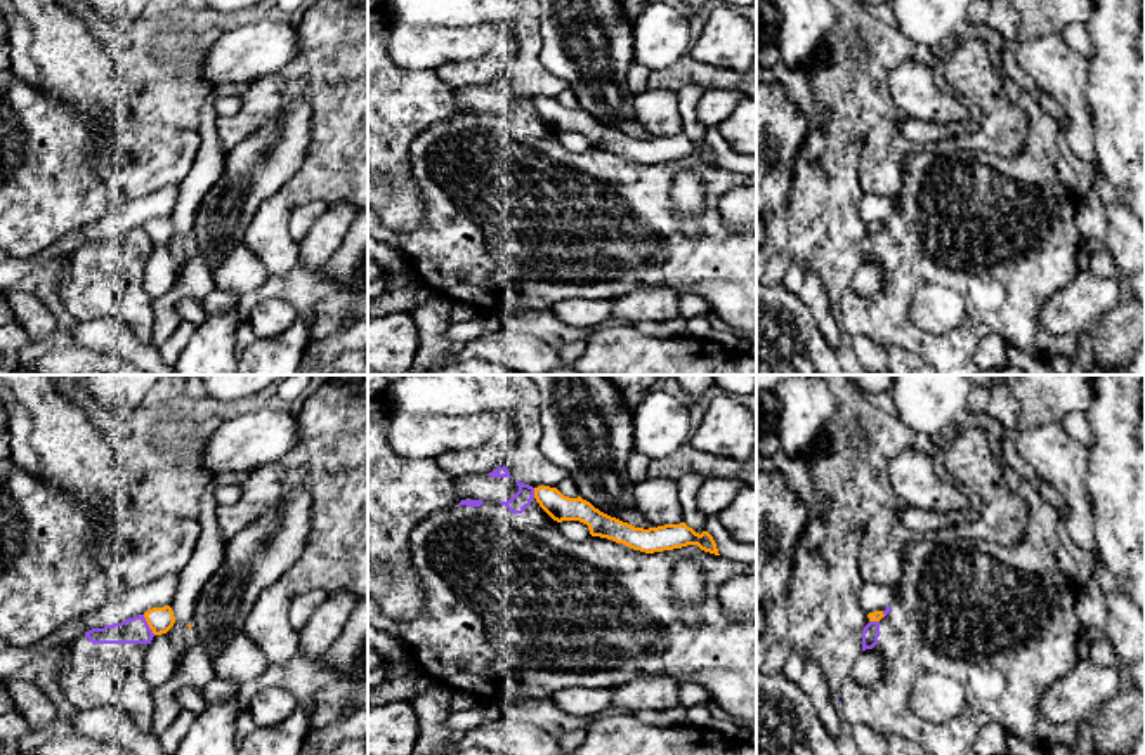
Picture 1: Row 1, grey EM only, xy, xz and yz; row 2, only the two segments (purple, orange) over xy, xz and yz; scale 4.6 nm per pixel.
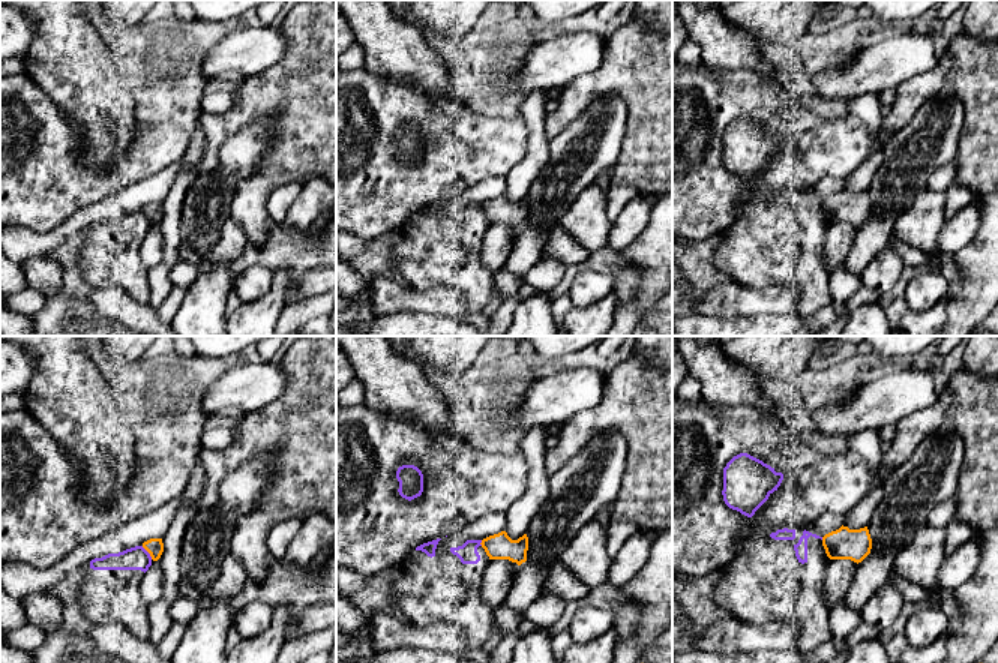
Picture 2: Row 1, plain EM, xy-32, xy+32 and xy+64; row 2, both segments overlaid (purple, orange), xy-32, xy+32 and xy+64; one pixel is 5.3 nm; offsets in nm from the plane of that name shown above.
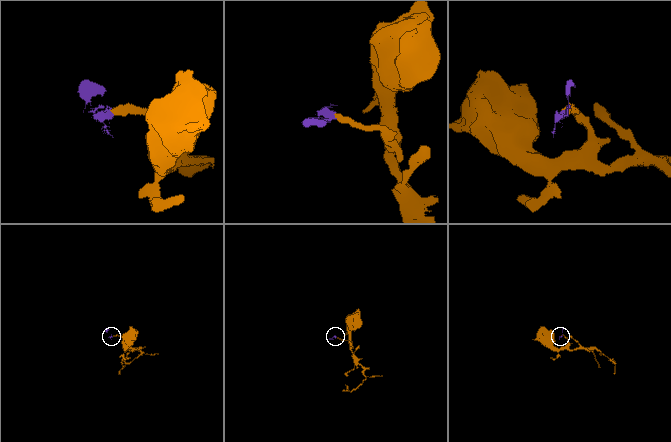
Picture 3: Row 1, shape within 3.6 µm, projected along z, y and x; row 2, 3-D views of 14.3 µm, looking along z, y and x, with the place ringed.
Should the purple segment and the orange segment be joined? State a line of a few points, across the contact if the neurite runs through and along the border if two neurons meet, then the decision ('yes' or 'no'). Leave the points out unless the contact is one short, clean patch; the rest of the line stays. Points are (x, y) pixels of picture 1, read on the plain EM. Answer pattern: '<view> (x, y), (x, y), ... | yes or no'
no

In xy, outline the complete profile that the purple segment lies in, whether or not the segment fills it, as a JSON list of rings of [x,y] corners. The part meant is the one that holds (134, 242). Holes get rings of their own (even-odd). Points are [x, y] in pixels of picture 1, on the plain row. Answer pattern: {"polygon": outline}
{"polygon": [[[144,226],[92,240],[66,255],[59,293],[78,321],[121,319],[141,342],[154,325],[153,299],[144,290],[144,269],[154,245]]]}

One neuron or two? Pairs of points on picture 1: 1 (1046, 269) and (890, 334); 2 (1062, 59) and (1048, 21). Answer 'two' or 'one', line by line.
1: one
2: two

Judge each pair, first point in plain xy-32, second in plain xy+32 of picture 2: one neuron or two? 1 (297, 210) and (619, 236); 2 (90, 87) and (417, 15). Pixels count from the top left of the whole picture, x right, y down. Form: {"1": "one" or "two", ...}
{"1": "one", "2": "two"}

